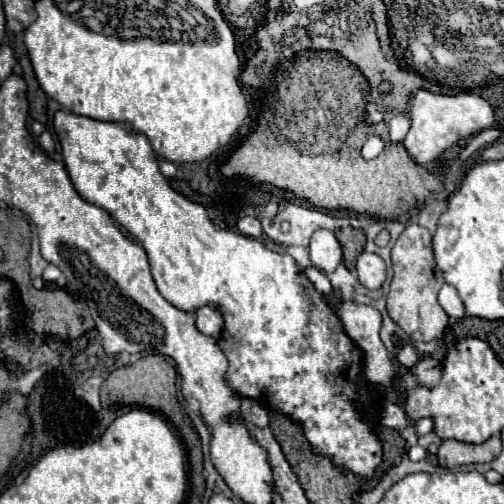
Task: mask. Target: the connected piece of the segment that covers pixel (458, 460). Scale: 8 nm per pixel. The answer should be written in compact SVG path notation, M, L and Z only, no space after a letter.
M490 437L482 445L468 445L456 439L442 441L438 449L438 461L442 467L458 467L458 465L474 465L474 463L490 463L502 451L500 437Z

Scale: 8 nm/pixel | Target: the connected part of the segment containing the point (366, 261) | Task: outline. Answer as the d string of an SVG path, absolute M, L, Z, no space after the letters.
M362 251L356 259L356 269L358 269L358 279L366 289L380 289L380 285L386 279L386 265L382 257L376 253Z

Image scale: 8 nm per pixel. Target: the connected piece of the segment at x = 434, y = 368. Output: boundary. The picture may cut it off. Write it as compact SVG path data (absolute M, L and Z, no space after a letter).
M424 357L416 363L414 367L414 373L416 373L416 379L420 385L436 385L438 379L440 379L440 363L432 357Z

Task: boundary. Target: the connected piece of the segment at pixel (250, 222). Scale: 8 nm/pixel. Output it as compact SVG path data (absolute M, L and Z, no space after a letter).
M244 216L238 220L238 229L242 235L248 237L260 237L262 229L260 229L260 221L256 217Z

